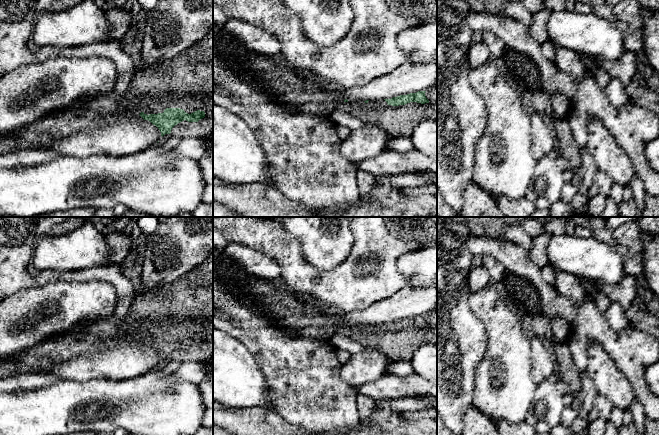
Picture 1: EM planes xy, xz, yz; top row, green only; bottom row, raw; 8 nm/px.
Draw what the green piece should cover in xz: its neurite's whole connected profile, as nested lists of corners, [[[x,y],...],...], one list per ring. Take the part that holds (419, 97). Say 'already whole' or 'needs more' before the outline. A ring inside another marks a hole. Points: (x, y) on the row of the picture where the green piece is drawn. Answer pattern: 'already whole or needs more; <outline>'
needs more; [[[430,87],[426,91],[418,91],[407,95],[400,95],[391,99],[384,99],[388,105],[399,106],[410,102],[417,102],[421,104],[433,102],[437,103],[437,87]]]

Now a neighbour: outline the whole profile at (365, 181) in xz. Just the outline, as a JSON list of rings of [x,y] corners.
[[[358,170],[356,180],[360,196],[366,196],[374,186],[375,176],[366,171]]]

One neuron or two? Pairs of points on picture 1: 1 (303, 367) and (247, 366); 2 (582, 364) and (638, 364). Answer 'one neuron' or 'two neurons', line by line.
1: two neurons
2: one neuron

